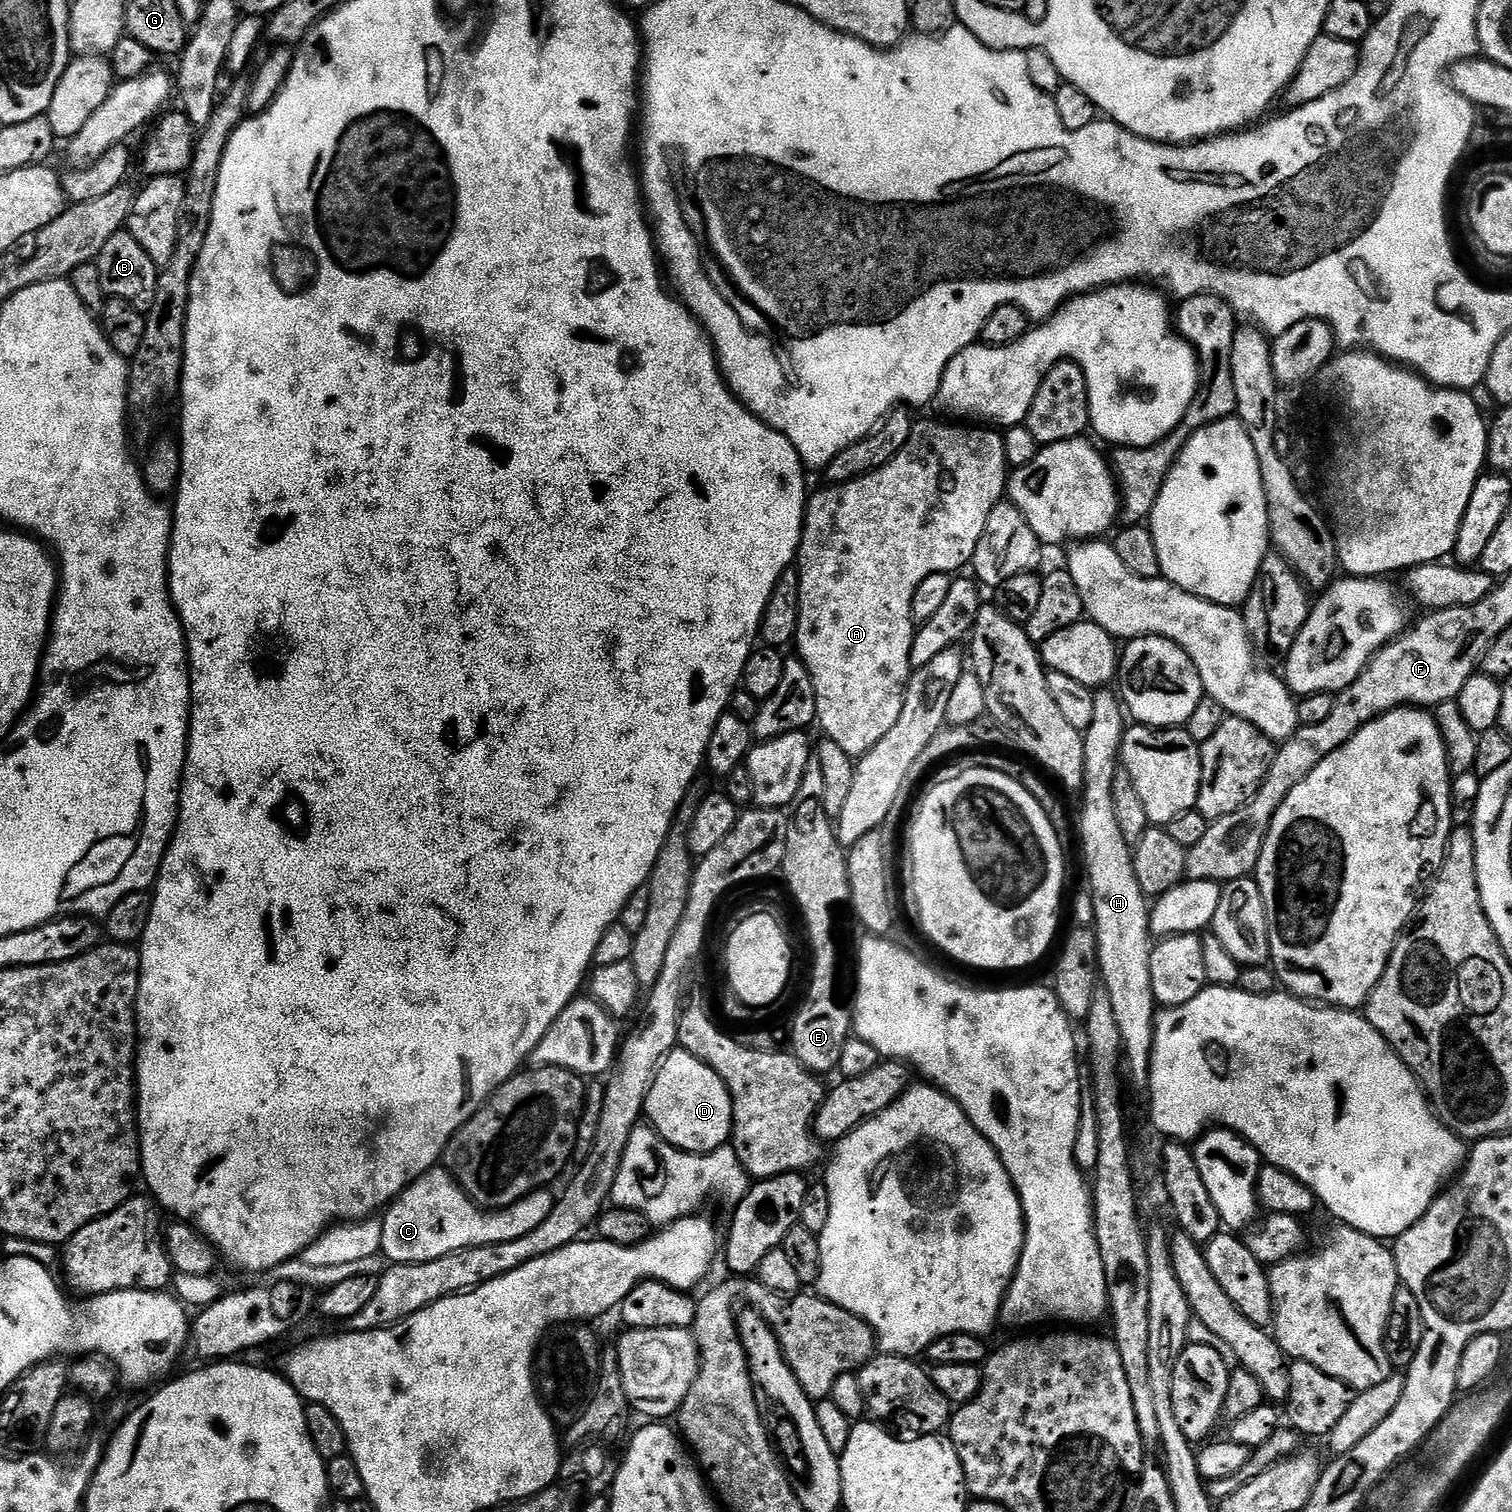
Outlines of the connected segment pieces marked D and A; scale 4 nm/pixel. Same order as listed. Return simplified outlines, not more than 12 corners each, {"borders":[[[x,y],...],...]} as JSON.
{"borders":[[[679,1046],[660,1064],[647,1123],[684,1152],[732,1139],[732,1096]],[[913,423],[807,497],[795,655],[823,735],[902,714],[914,590],[971,565],[999,431]]]}

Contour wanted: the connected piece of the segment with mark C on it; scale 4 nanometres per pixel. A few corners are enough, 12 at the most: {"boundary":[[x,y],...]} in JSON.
{"boundary":[[447,1168],[387,1205],[383,1255],[417,1264],[538,1230],[548,1190],[478,1207]]}

